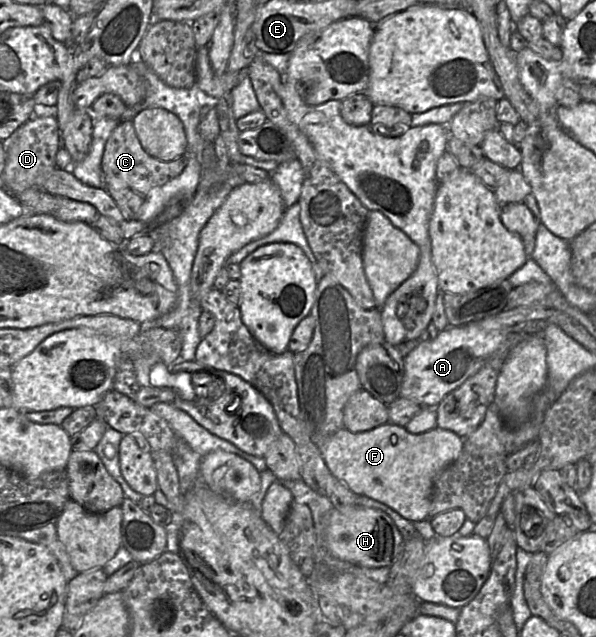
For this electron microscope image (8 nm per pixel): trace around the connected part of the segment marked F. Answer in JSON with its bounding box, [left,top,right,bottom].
[316,422,464,521]

